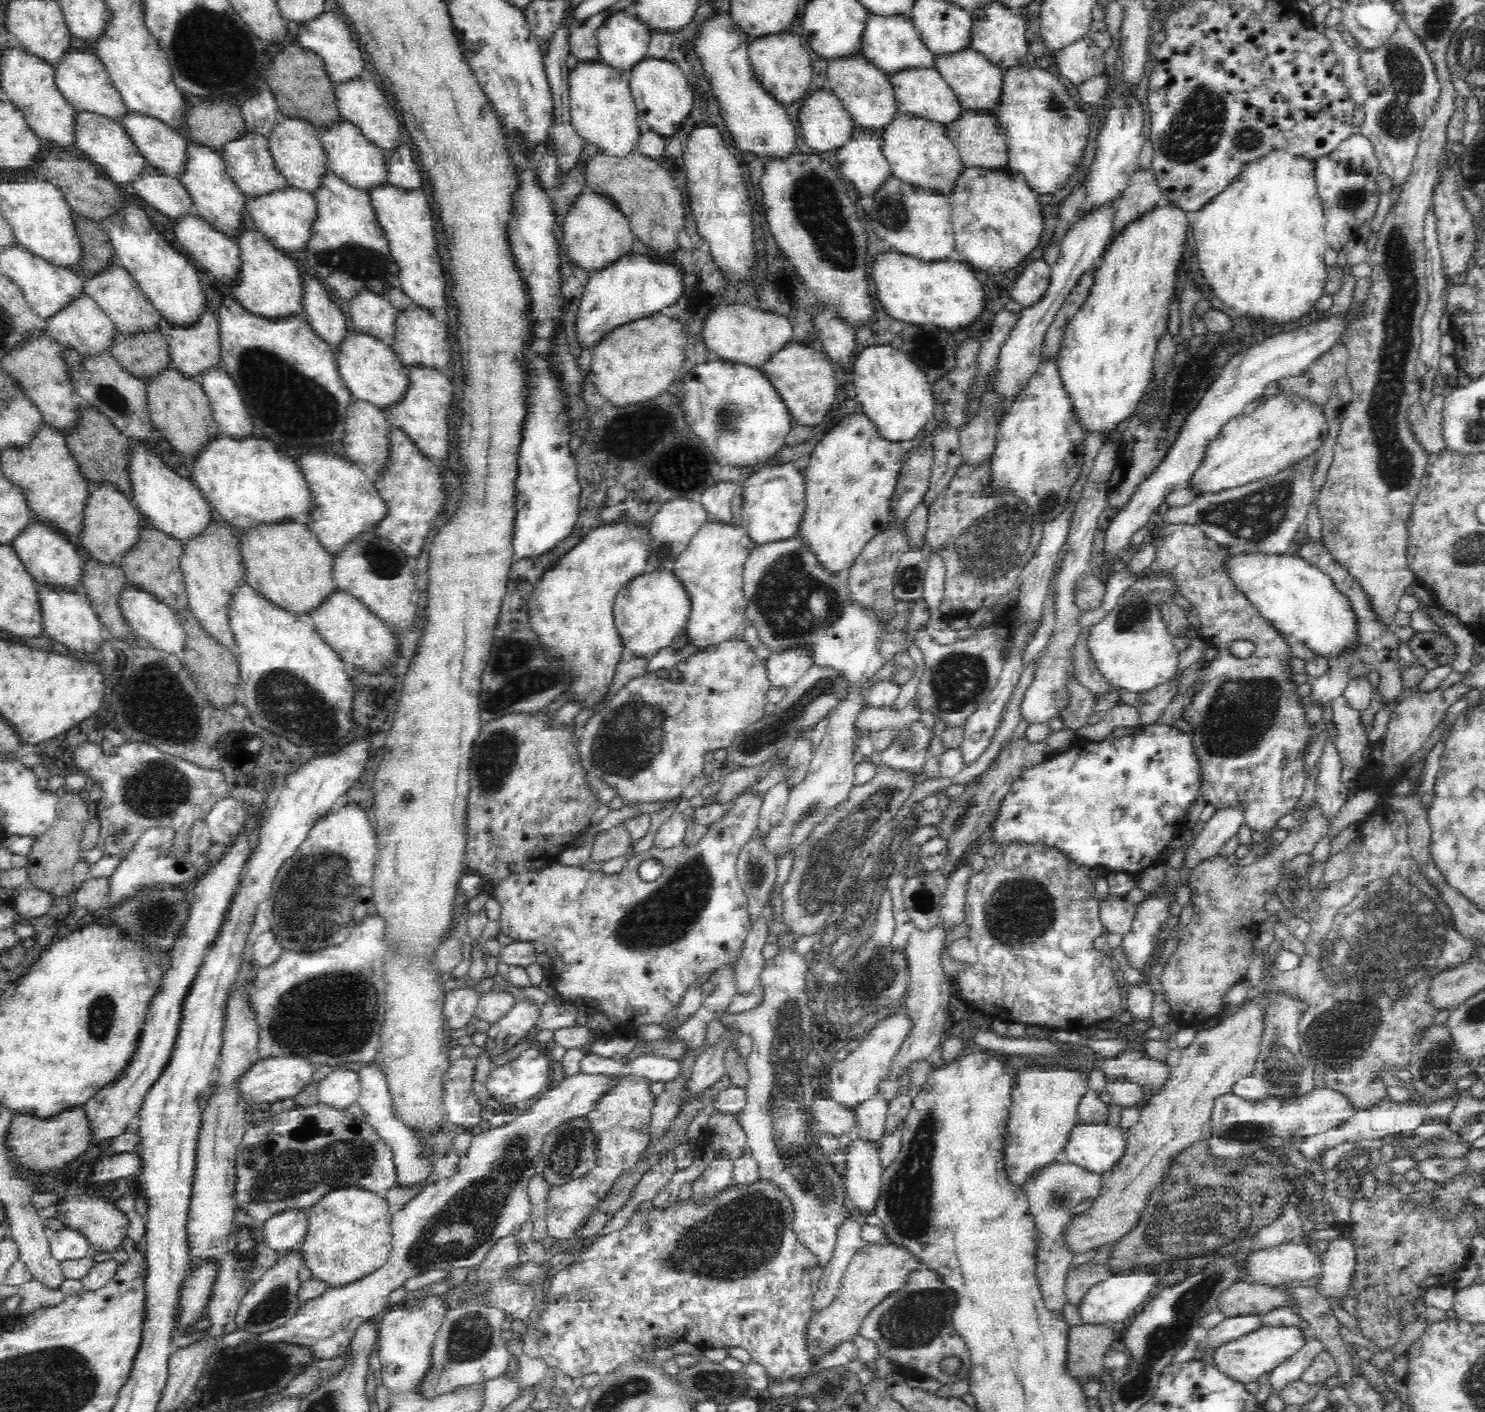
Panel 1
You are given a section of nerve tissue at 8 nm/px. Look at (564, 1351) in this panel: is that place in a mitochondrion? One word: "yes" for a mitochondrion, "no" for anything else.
no

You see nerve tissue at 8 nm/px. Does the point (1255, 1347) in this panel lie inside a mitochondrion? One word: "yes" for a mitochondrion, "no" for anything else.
no

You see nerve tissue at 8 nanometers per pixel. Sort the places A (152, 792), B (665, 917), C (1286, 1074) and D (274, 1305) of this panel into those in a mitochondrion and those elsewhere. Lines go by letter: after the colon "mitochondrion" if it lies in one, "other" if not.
A: mitochondrion
B: mitochondrion
C: mitochondrion
D: mitochondrion

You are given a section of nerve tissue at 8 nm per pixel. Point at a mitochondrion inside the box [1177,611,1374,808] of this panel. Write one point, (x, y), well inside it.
(1240, 714)

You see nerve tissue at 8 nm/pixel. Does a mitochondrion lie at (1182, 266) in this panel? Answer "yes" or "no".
no

